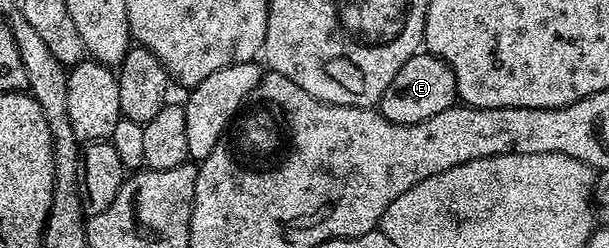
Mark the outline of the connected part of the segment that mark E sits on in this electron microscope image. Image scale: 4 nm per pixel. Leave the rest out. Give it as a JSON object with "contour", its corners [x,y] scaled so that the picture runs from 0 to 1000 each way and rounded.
{"contour":[[[690,206],[680,214],[645,302],[645,335],[632,351],[619,427],[632,480],[654,504],[677,504],[691,496],[698,480],[711,480],[711,464],[724,464],[724,448],[741,435],[749,419],[747,306],[744,286],[721,230],[709,214]]]}

